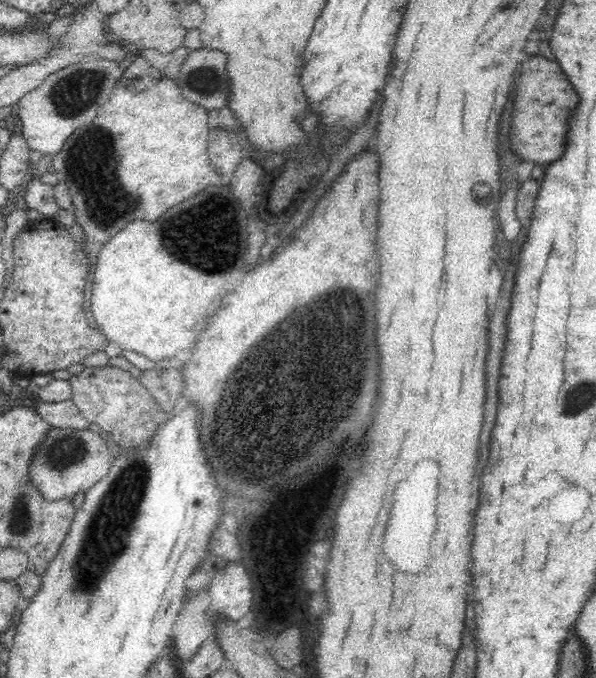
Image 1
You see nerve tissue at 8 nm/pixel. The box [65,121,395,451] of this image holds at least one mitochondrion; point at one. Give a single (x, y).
(92, 157)

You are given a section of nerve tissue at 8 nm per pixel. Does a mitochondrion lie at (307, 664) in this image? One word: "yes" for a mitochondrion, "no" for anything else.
no

